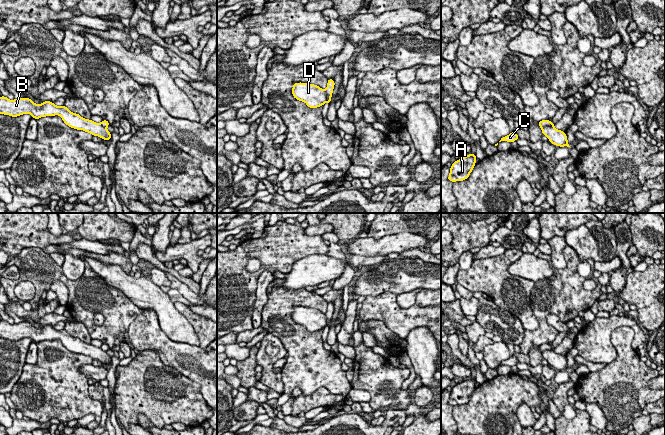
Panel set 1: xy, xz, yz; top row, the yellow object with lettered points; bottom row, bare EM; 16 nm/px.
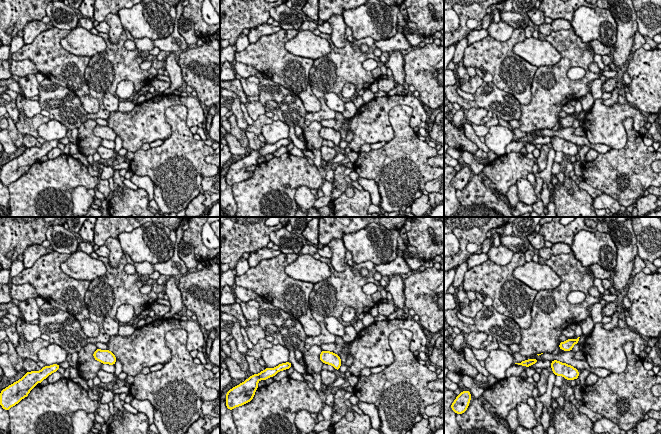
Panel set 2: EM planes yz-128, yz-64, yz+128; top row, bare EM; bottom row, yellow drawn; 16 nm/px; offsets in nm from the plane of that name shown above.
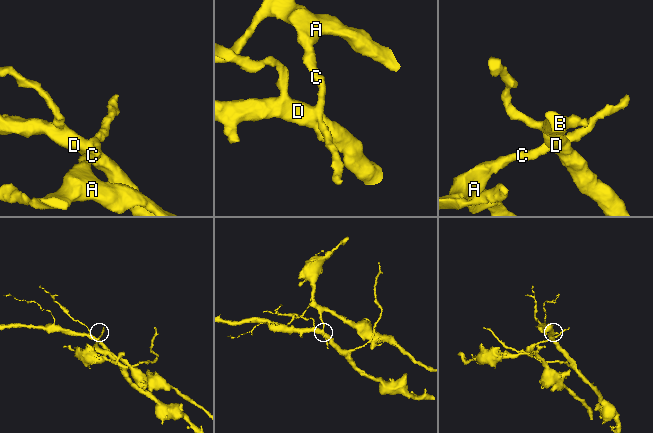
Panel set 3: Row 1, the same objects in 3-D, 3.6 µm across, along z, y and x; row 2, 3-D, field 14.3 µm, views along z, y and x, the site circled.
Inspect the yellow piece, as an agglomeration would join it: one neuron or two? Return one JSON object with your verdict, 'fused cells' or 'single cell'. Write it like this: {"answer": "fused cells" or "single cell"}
{"answer": "single cell"}

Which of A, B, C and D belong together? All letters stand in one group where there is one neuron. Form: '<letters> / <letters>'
A B C D

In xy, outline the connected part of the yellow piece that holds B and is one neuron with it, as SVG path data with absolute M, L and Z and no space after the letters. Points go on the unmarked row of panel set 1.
M5 320L0 321L0 338L17 341L30 338L34 343L46 340L59 339L64 347L71 352L89 356L93 360L99 360L103 364L111 364L111 357L107 354L110 349L107 344L96 347L91 343L85 343L77 337L71 336L66 330L56 330L53 326L45 325L41 328L34 327L29 322L9 324Z

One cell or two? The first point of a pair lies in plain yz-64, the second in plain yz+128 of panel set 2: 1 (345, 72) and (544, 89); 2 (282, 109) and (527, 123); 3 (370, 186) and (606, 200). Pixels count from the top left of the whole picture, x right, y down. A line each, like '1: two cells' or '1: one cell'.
1: one cell
2: two cells
3: one cell

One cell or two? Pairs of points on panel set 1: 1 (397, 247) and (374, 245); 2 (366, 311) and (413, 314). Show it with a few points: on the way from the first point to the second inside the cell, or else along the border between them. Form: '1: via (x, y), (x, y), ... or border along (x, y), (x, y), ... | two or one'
1: via (391, 246), (380, 246) | one
2: via (378, 311), (401, 314) | one

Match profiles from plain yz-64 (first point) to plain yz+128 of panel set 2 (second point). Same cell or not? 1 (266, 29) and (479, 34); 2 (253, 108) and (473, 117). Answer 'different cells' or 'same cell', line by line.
1: different cells
2: same cell

